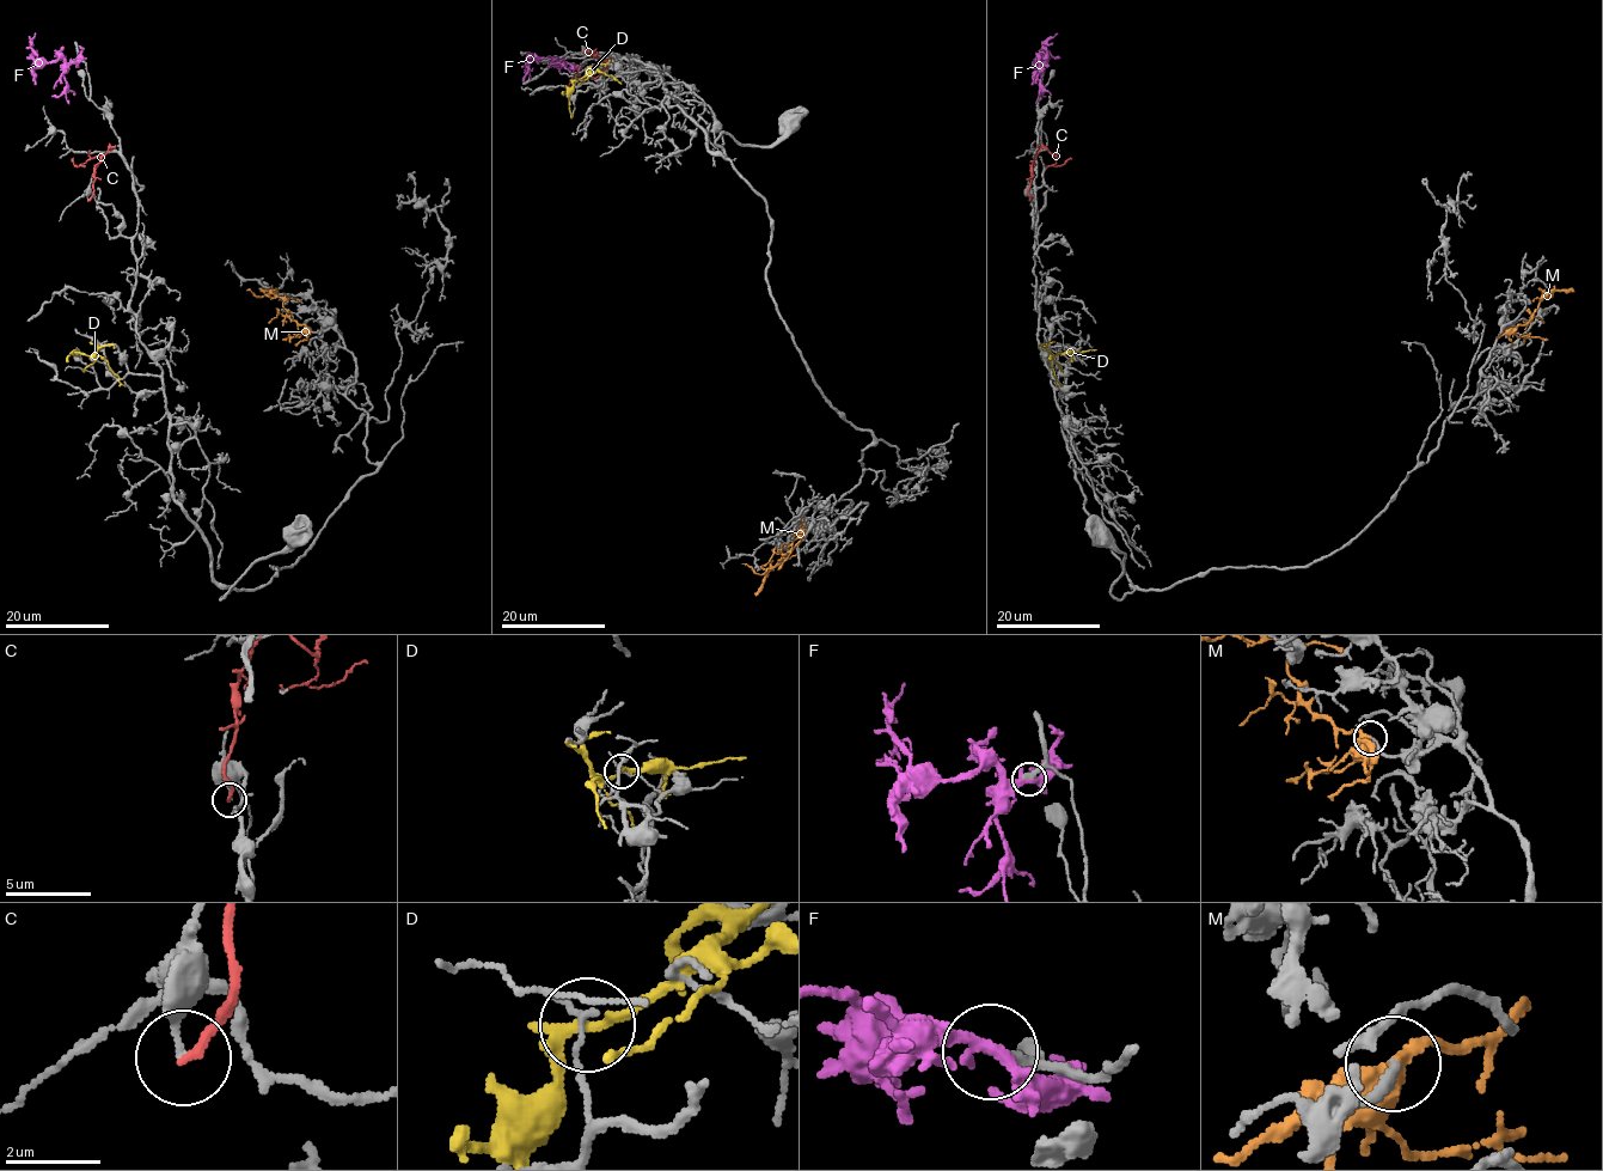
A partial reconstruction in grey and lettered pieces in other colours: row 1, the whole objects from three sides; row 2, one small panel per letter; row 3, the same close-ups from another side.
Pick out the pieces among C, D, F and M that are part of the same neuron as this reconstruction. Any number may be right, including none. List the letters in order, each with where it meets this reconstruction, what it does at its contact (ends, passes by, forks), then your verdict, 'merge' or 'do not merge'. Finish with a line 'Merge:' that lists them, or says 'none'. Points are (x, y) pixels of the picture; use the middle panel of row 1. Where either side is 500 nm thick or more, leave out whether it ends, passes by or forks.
C: contact (583, 52); it ends; do not merge
D: contact (576, 80); it passes by; do not merge
F: contact (569, 63); it passes by; do not merge
M: contact (803, 537); it passes by; merge
Merge: M

